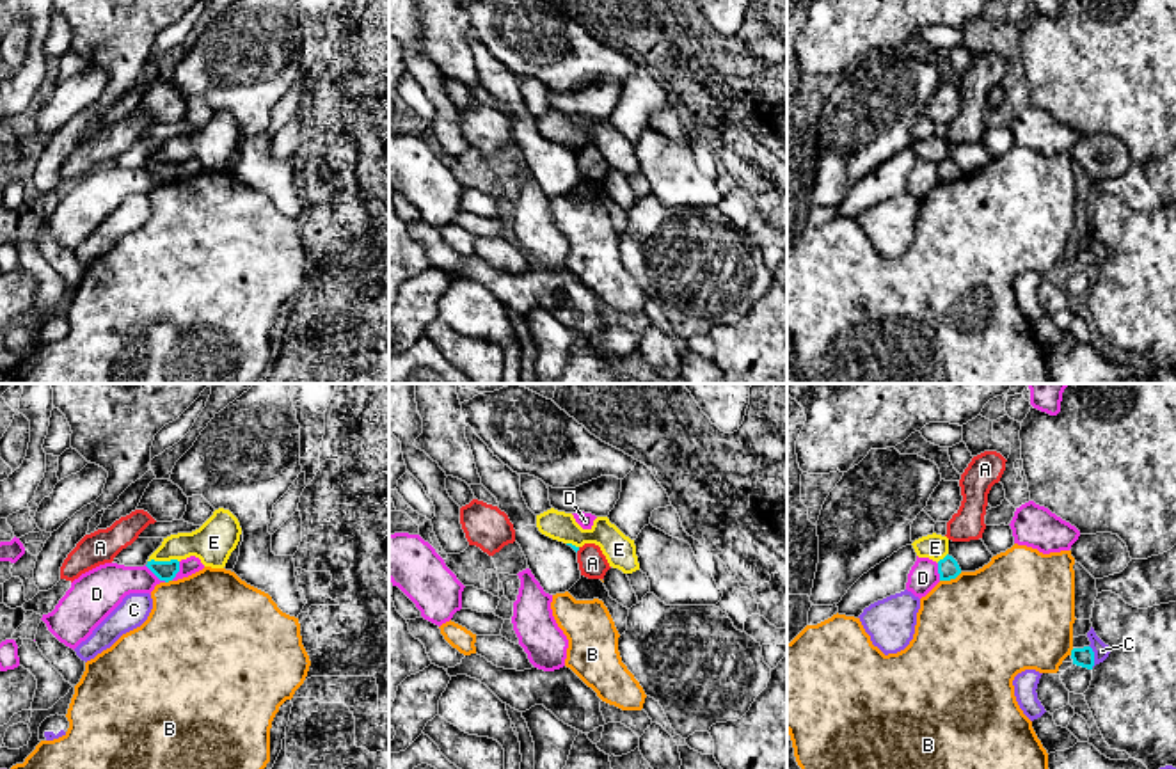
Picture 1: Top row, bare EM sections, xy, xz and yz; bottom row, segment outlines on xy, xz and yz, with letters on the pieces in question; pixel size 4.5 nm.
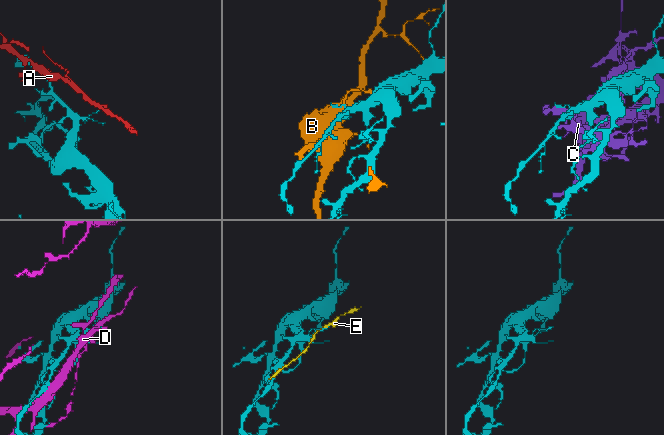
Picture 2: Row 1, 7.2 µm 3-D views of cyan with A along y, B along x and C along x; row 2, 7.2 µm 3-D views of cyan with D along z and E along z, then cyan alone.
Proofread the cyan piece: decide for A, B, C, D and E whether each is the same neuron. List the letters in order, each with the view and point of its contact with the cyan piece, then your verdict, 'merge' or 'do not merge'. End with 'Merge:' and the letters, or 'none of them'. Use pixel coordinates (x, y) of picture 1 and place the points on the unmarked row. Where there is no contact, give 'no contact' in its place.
A: contact xz (578, 151); do not merge
B: contact yz (951, 180); do not merge
C: contact yz (1093, 258); do not merge
D: contact xy (155, 176); do not merge
E: contact xy (162, 164); do not merge
Merge: none of them

